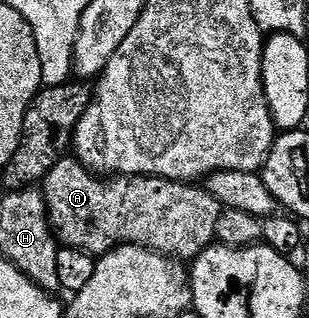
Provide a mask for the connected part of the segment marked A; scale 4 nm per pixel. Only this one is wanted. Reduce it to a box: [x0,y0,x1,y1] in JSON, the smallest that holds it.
[40,154,224,262]

